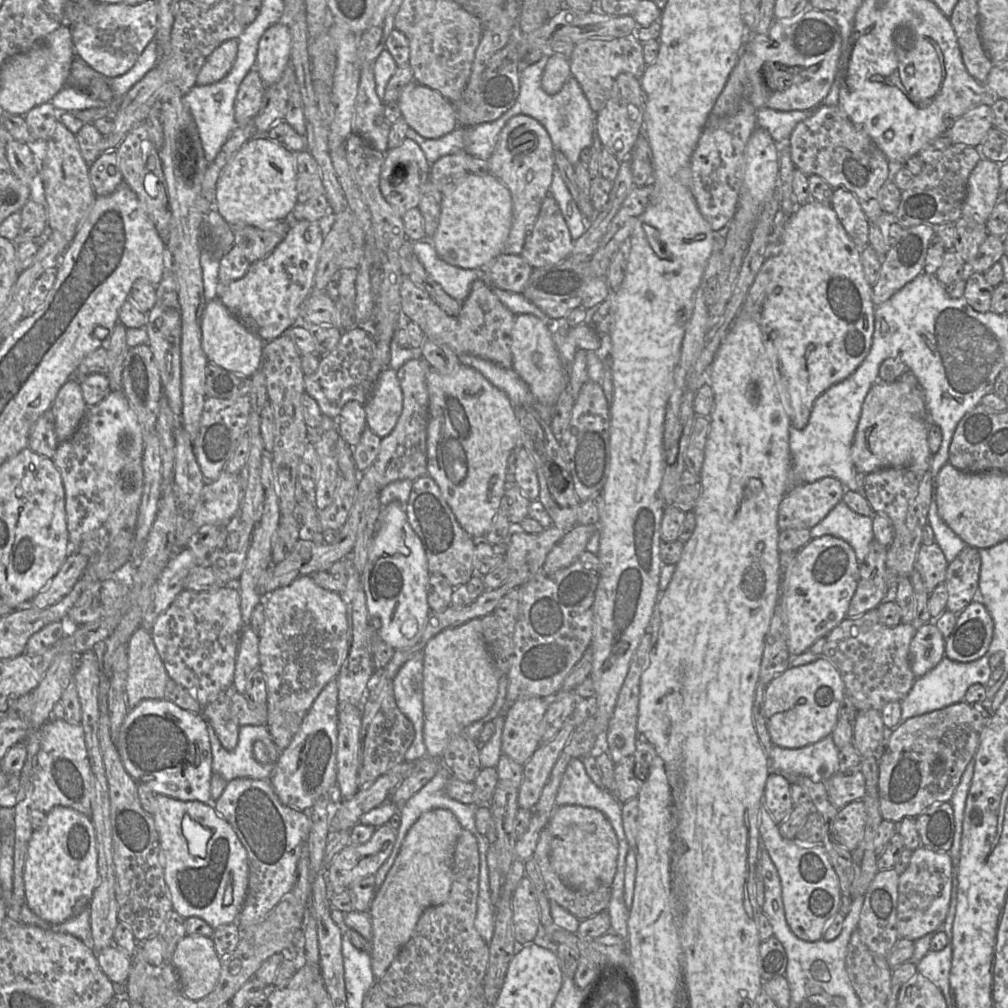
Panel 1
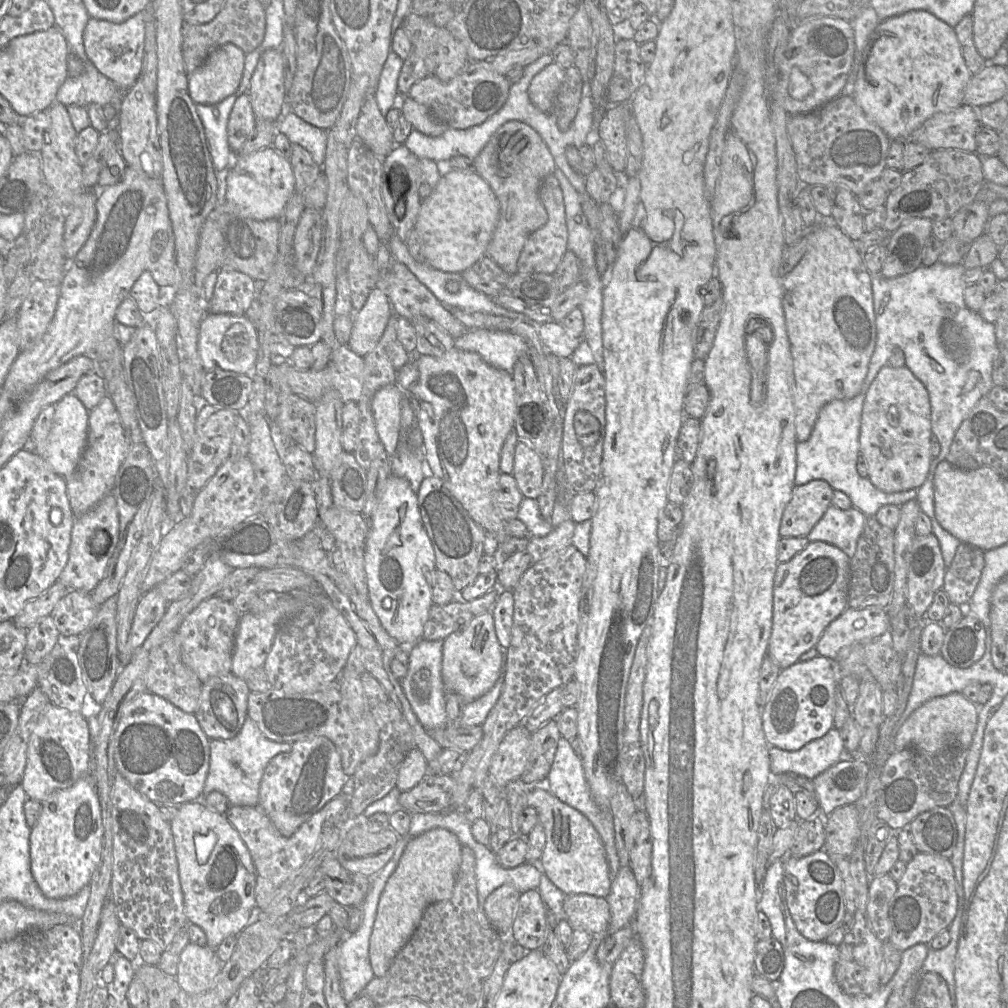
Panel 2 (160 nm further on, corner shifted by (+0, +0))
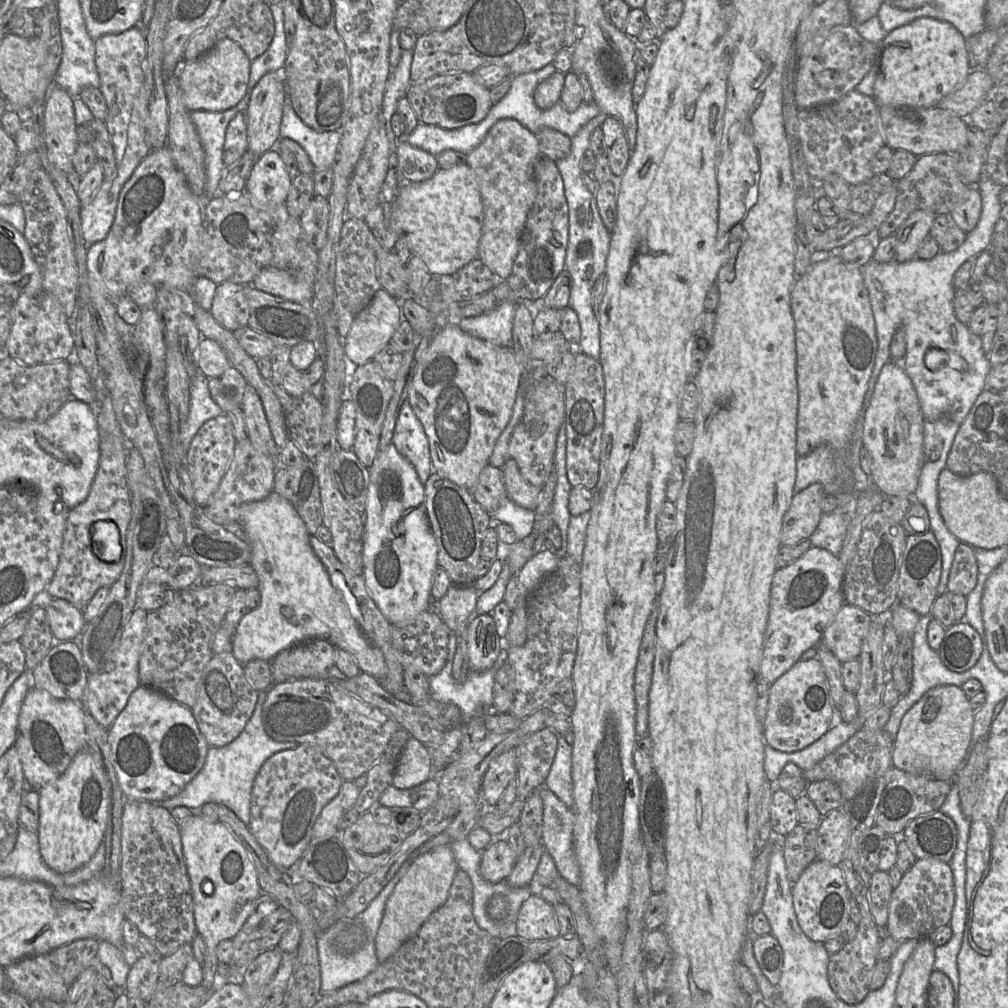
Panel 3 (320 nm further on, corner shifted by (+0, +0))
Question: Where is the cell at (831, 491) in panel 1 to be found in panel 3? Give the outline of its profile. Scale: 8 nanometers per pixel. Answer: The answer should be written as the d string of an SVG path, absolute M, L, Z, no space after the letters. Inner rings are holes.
M813 483L794 493L791 504L783 516L781 545L791 546L809 539L823 513L821 500L824 493L820 483Z

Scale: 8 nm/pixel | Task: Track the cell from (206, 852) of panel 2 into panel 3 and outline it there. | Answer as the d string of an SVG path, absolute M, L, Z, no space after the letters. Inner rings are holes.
M194 812L178 827L191 886L196 930L206 945L201 985L214 990L219 963L217 946L224 940L231 940L240 931L262 892L255 866L246 849L224 823L207 820L200 813Z

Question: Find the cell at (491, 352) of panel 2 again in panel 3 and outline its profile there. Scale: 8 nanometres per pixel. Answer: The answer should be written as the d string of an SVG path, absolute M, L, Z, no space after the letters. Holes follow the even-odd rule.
M506 301L493 310L458 321L459 328L475 337L502 347L512 347L513 323L517 304Z

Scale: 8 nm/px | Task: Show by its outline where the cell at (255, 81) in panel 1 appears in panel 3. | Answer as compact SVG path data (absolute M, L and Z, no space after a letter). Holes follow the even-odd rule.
M239 112L229 122L223 151L223 162L226 168L236 164L248 150L247 116Z

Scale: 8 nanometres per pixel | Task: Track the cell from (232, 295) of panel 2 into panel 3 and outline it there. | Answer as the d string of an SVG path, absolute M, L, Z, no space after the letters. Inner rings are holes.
M231 282L217 285L210 313L228 331L248 327L250 310L244 286Z

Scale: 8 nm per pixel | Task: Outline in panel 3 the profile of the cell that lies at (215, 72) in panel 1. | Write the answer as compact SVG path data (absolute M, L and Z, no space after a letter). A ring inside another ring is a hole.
M229 38L219 40L196 60L182 62L178 80L187 110L222 112L237 105L247 90L250 63L241 47Z

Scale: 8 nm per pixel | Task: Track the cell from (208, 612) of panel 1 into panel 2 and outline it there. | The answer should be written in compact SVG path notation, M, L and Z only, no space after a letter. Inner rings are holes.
M214 595L202 601L179 626L176 633L180 638L182 660L202 683L212 677L231 672L240 617L241 614L236 610L232 601Z

